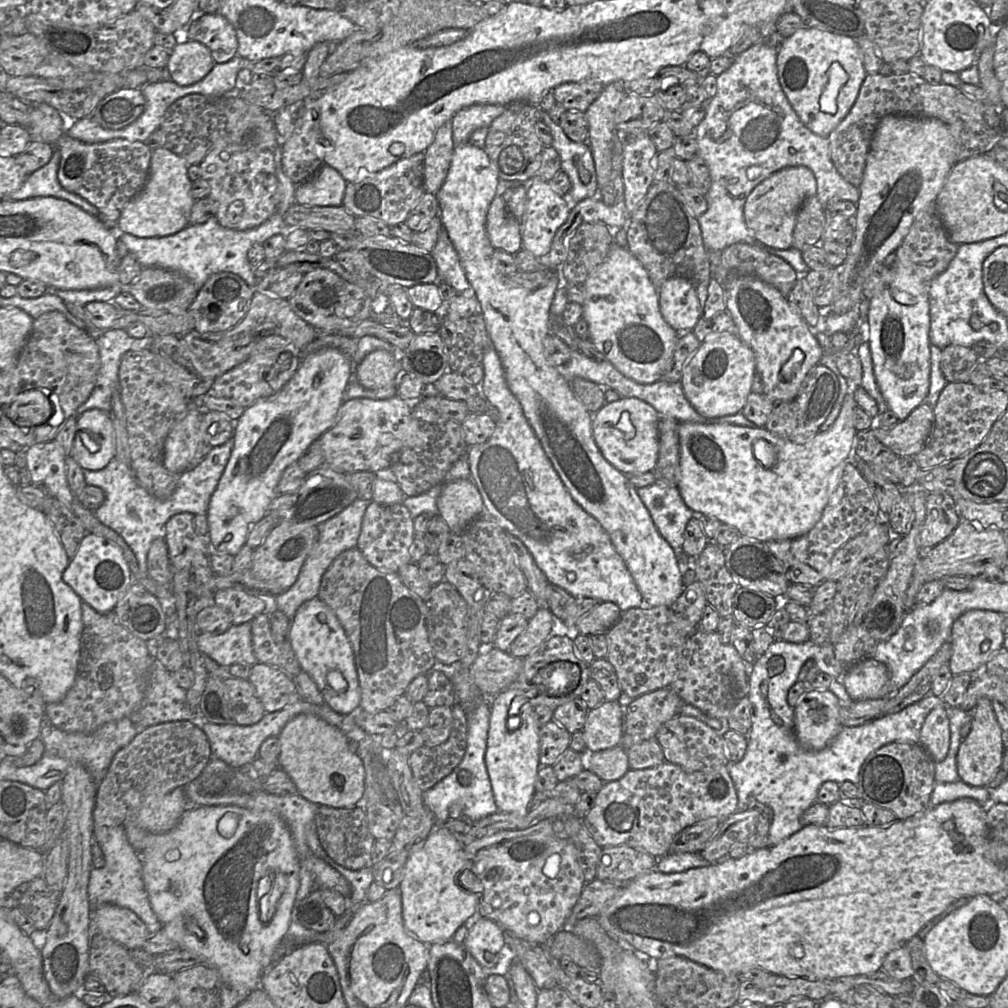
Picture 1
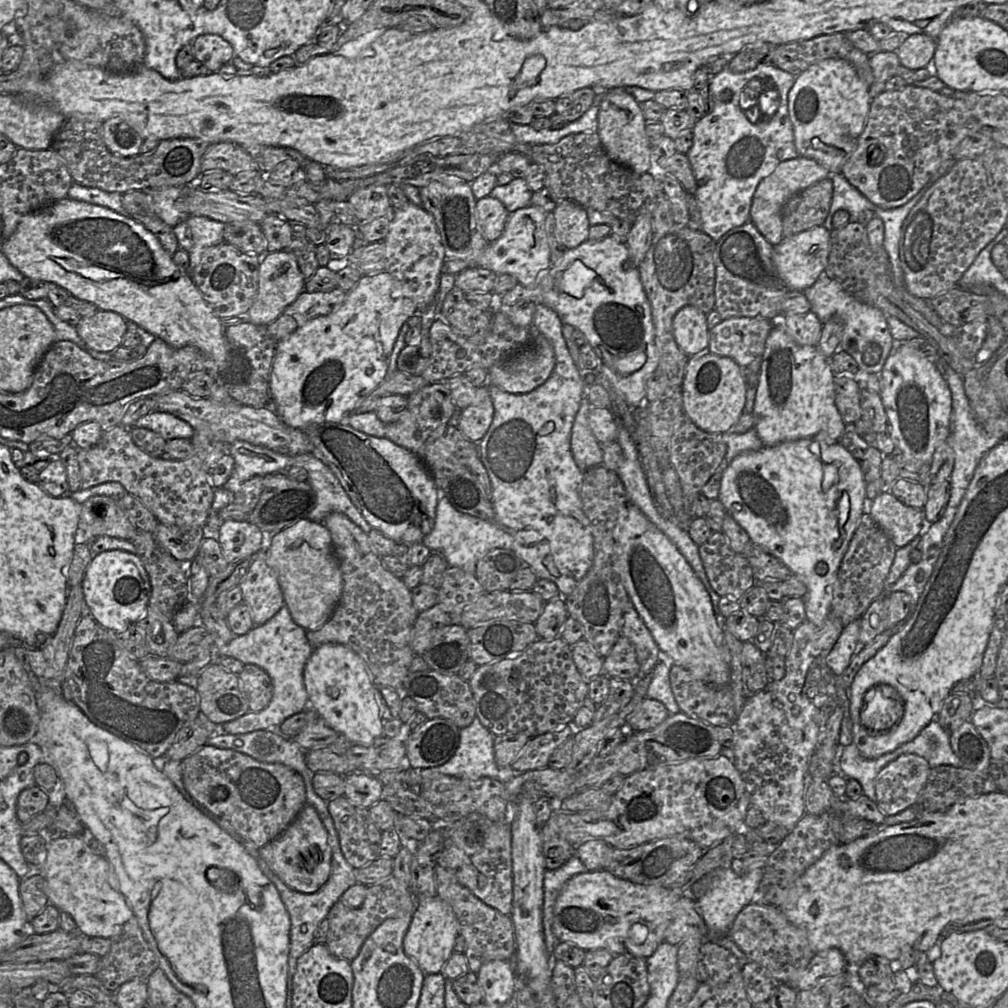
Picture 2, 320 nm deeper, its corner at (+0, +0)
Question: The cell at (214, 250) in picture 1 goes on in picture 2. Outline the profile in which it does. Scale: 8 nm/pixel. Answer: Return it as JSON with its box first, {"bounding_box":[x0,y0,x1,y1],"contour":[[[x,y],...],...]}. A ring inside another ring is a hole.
{"bounding_box":[173,216,224,277],"contour":[[[189,216],[173,227],[179,247],[189,255],[187,272],[191,277],[203,252],[209,247],[224,243],[224,227],[224,223],[204,216]]]}

